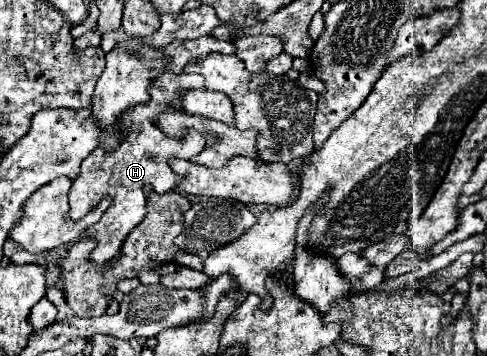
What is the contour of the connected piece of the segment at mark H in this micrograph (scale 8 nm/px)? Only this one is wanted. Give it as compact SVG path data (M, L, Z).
M173 72L159 74L149 84L149 94L151 94L149 104L139 104L139 108L135 108L135 112L131 112L131 116L127 116L127 120L131 120L131 128L127 128L127 136L123 136L123 144L119 144L119 148L115 148L115 152L111 152L111 156L103 156L103 152L99 152L99 148L97 148L83 160L81 174L77 176L77 180L73 182L71 192L69 192L71 210L67 212L67 218L81 220L85 214L95 210L105 196L111 198L111 204L105 210L103 218L97 224L93 224L91 228L87 228L87 234L83 234L83 238L93 238L97 242L97 246L89 254L89 260L93 264L105 266L105 264L111 264L113 260L117 260L121 246L123 246L125 238L129 236L131 228L135 228L147 212L145 210L147 196L151 192L165 194L177 186L179 176L165 162L169 158L189 160L205 148L205 138L197 132L191 132L183 140L171 140L169 136L163 136L163 132L159 132L159 128L155 130L155 126L153 126L153 118L159 112L163 112L169 104L175 110L181 110L181 104L179 104L181 90L197 88L197 86L203 86L203 78L199 74L173 74Z

